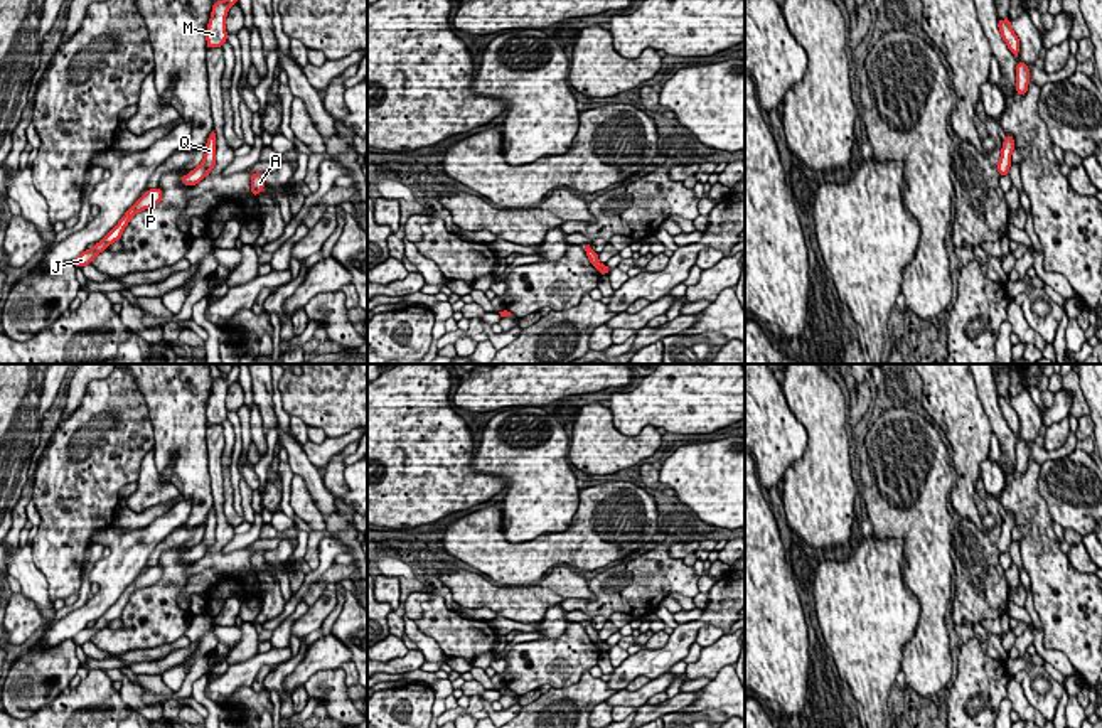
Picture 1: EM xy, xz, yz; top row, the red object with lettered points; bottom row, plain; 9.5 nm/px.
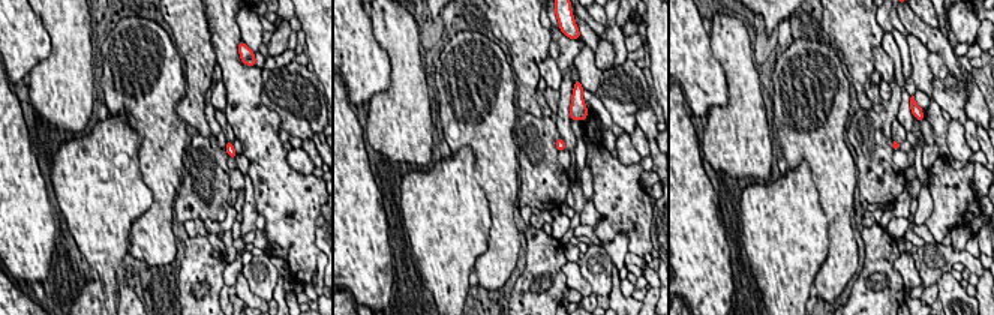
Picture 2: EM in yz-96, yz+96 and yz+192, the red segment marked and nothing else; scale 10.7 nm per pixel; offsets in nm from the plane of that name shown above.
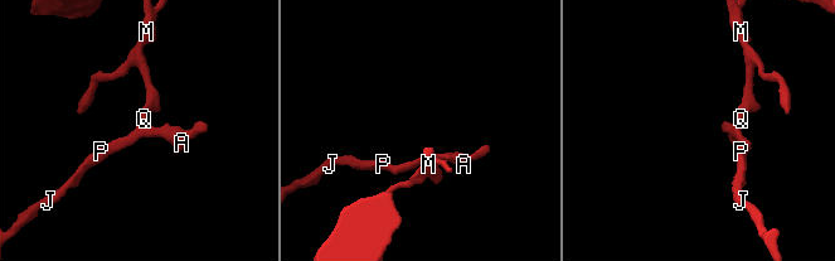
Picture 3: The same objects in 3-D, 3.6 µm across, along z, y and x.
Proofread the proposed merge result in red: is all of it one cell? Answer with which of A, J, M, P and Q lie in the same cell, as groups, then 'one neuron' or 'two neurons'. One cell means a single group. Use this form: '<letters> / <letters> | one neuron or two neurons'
A J M P Q | one neuron

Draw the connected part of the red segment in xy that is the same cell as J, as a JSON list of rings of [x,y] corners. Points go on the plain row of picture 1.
[[[158,565],[145,568],[145,571],[140,576],[136,576],[136,580],[125,590],[125,593],[118,598],[118,602],[101,618],[96,620],[93,627],[83,629],[78,635],[72,637],[72,640],[78,645],[89,642],[101,629],[108,627],[111,620],[121,617],[125,605],[136,590],[157,583],[162,578],[162,573],[163,570]]]

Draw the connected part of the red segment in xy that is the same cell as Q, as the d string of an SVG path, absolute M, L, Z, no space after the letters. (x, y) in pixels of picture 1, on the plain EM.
M212 509L207 516L206 521L206 533L204 538L199 544L195 544L194 548L190 548L187 553L184 553L180 556L182 561L185 563L195 563L199 561L204 554L209 553L209 549L214 546L216 543L216 511Z

